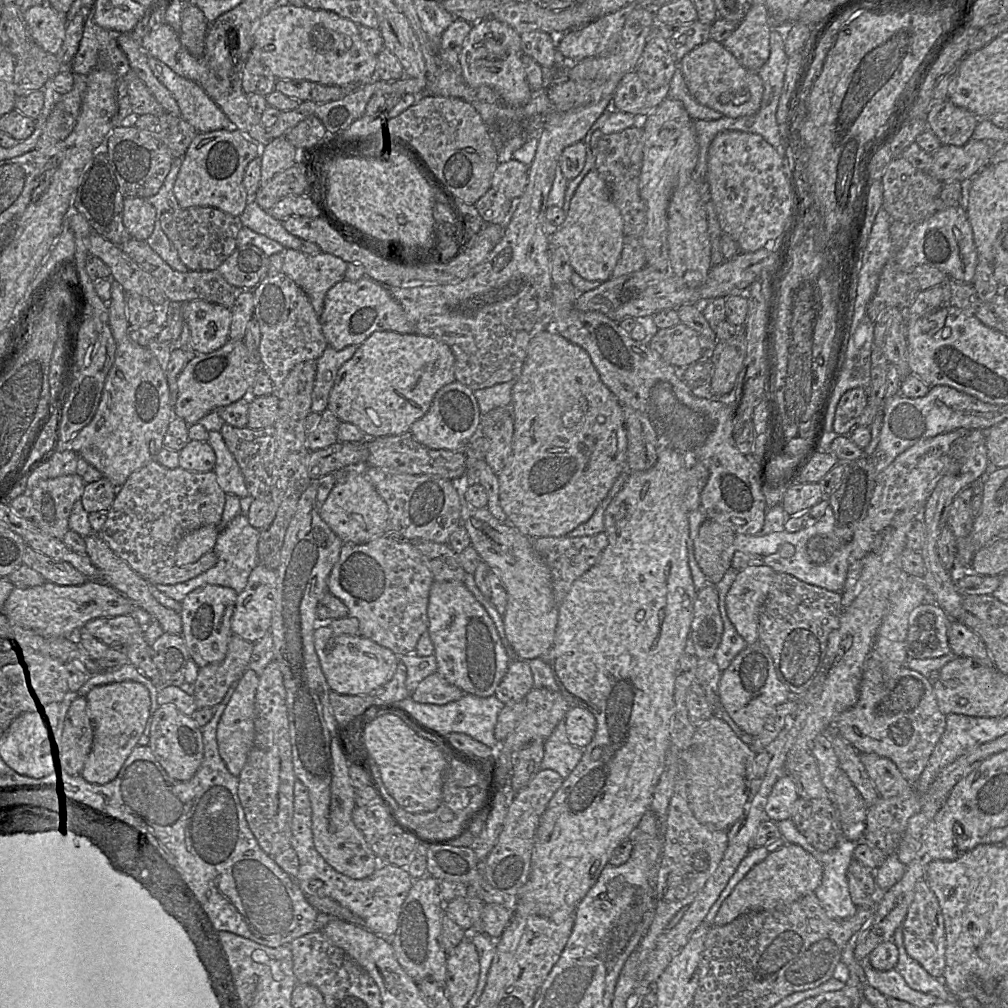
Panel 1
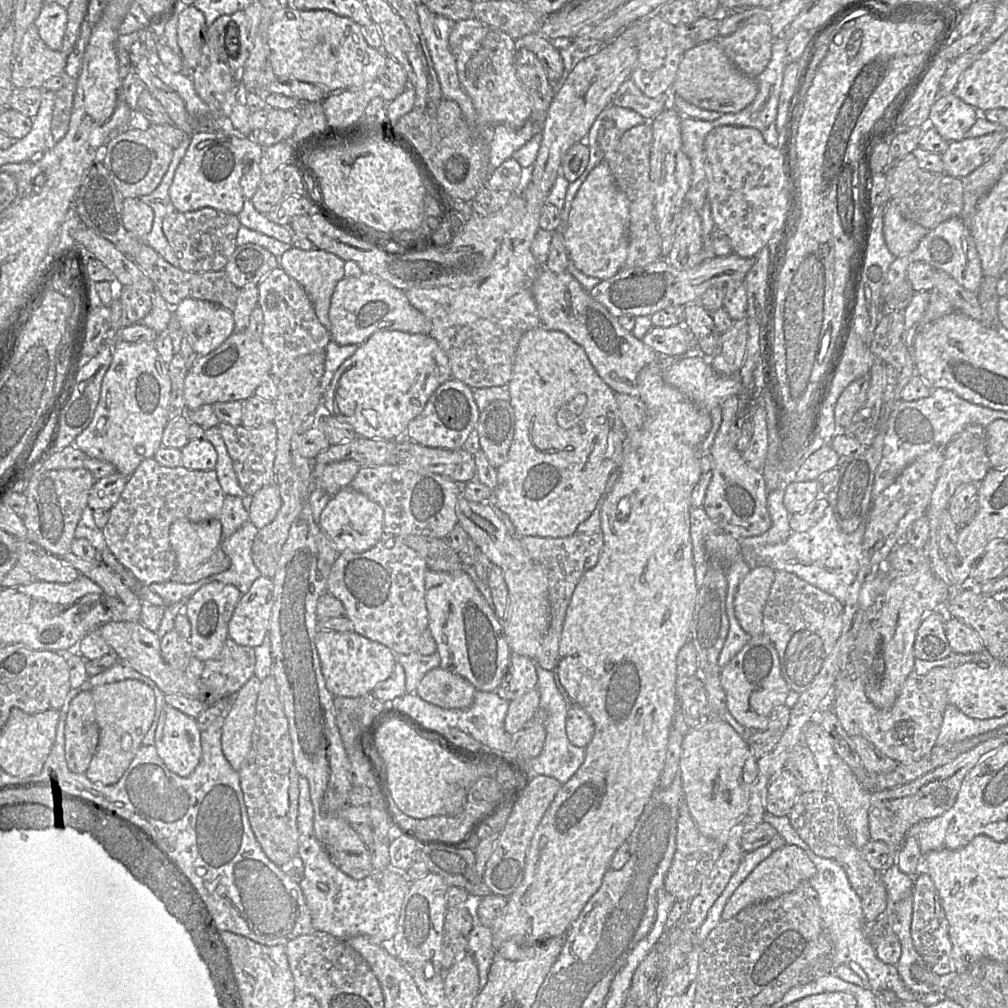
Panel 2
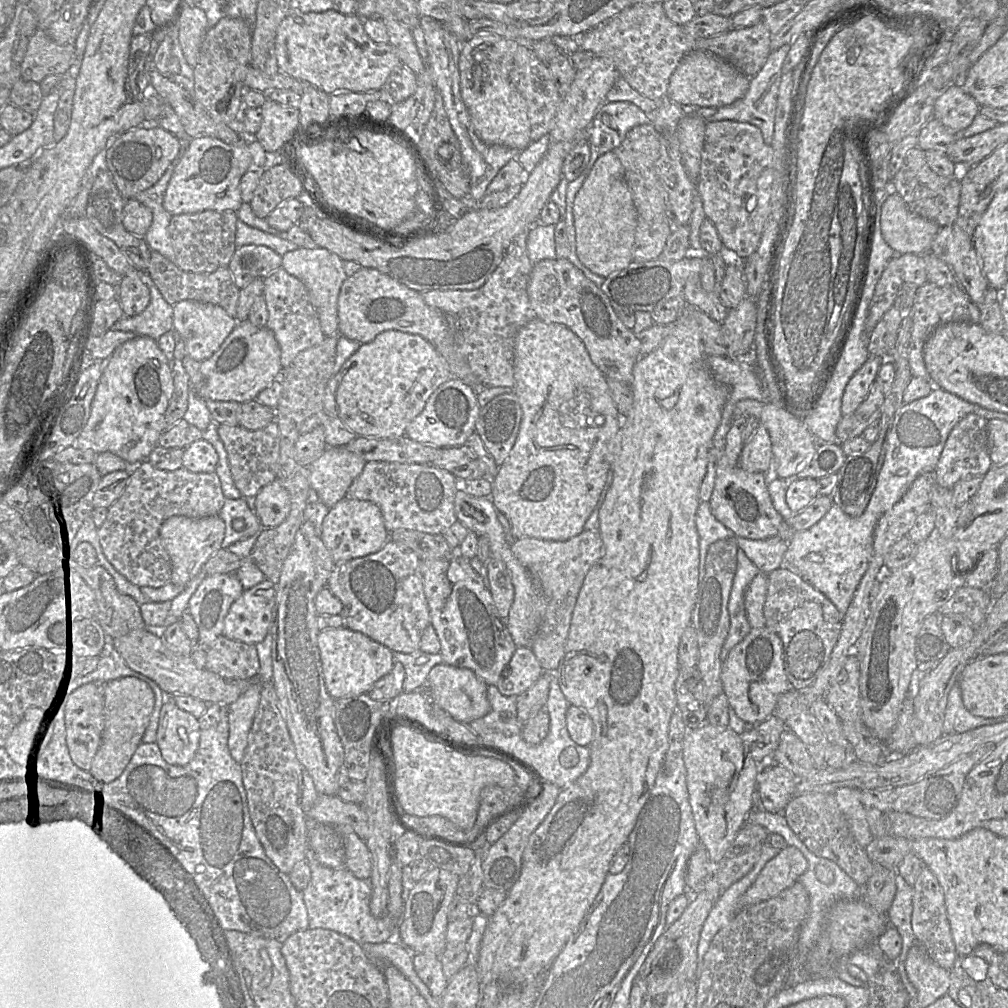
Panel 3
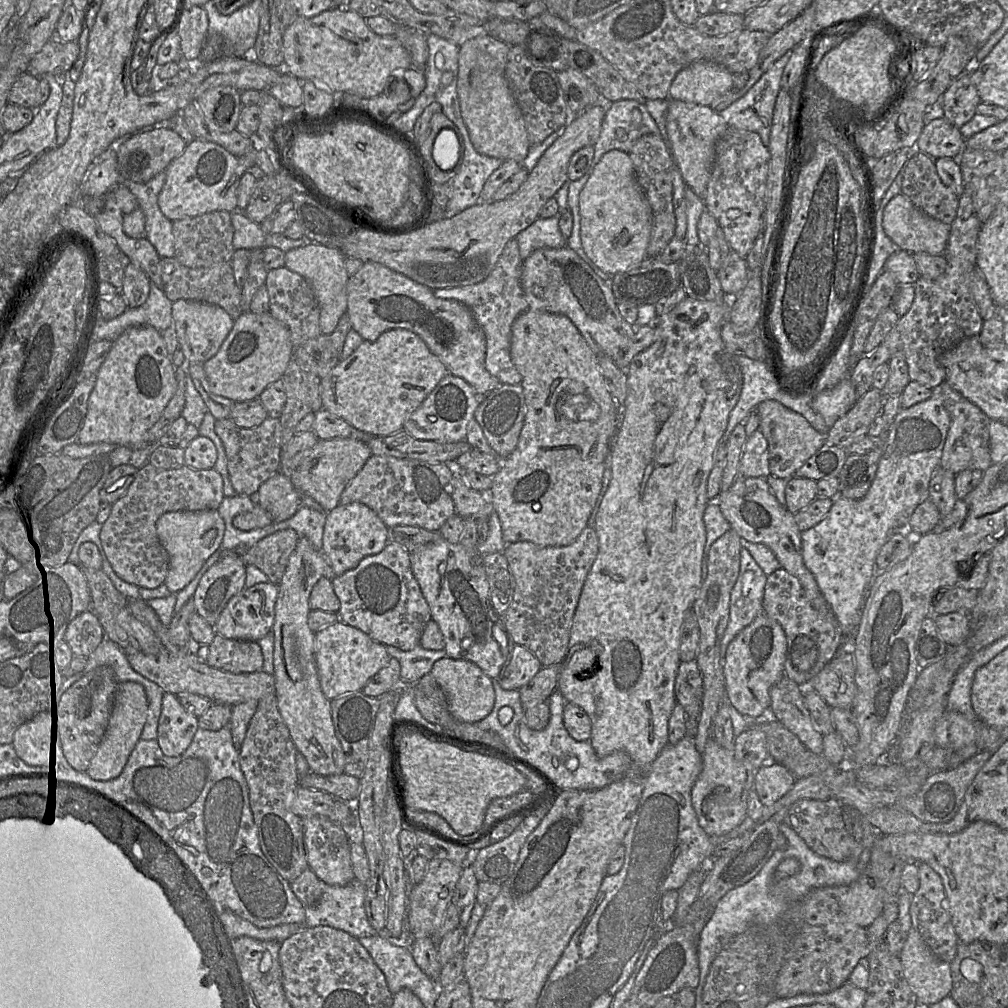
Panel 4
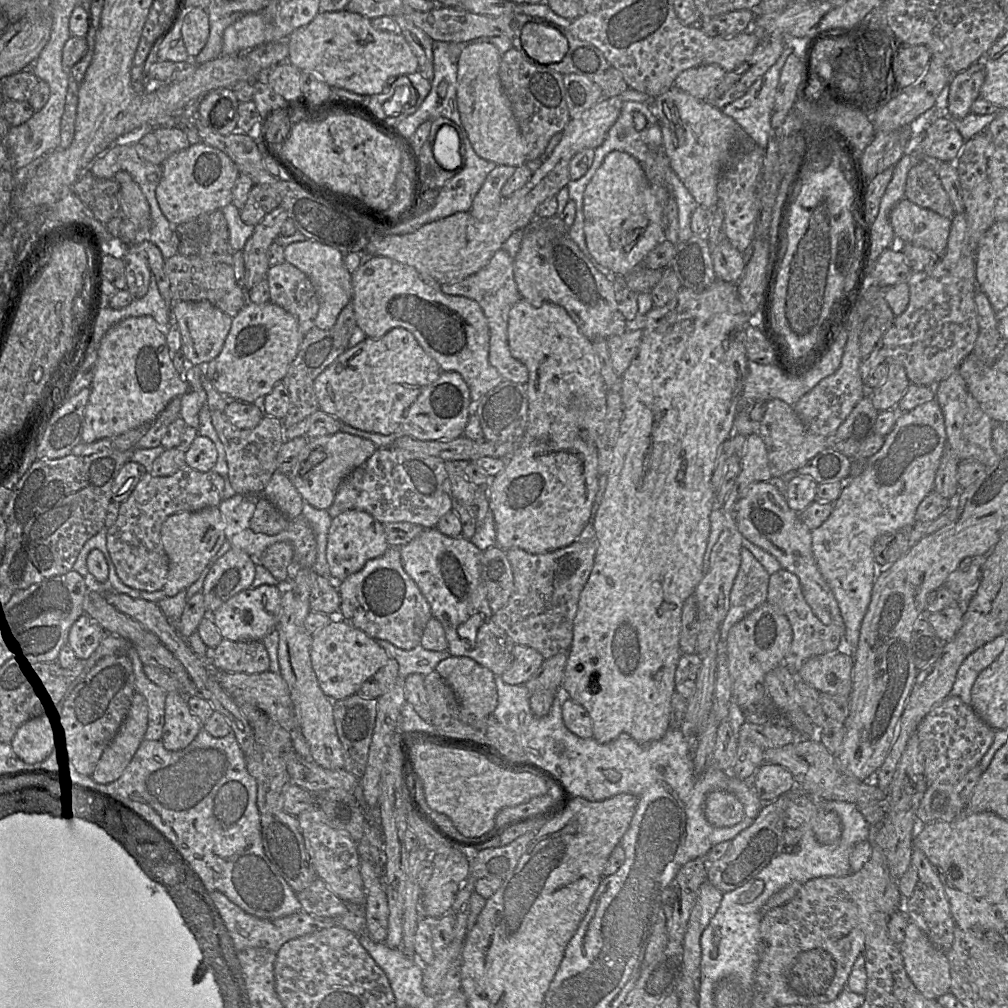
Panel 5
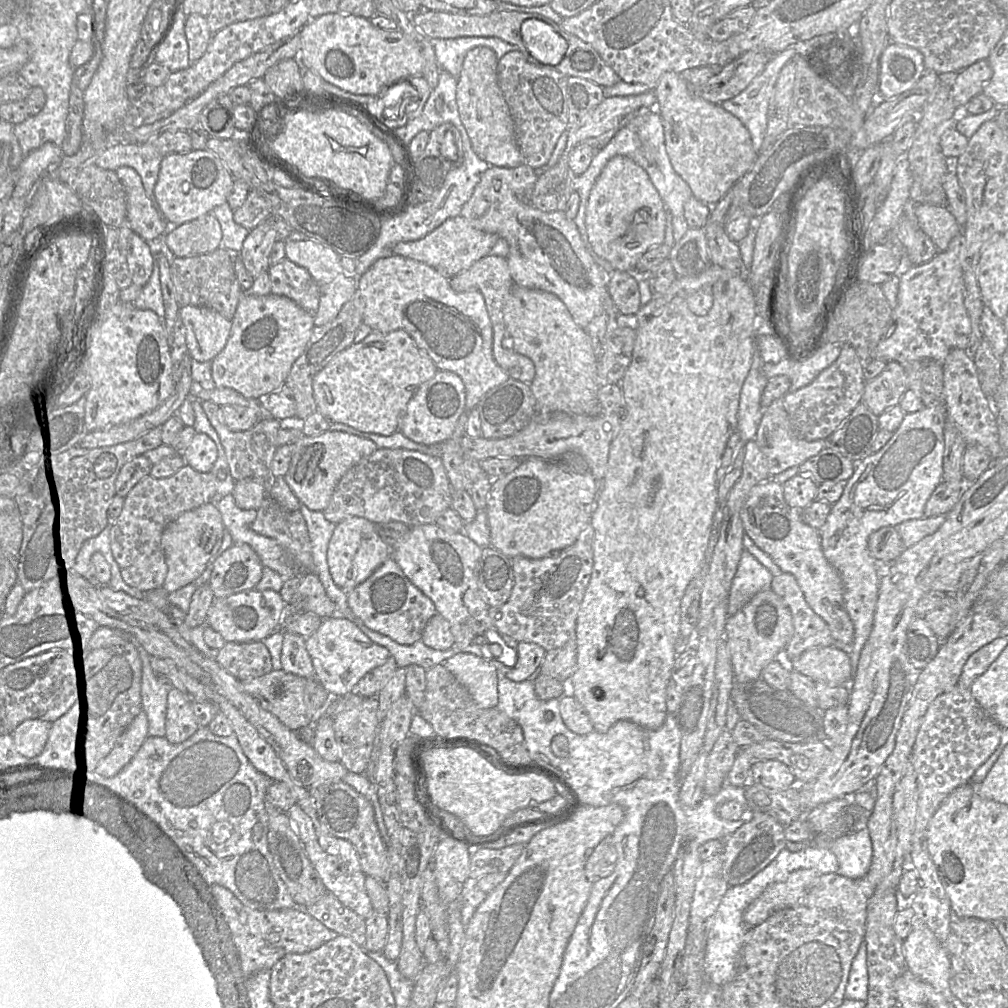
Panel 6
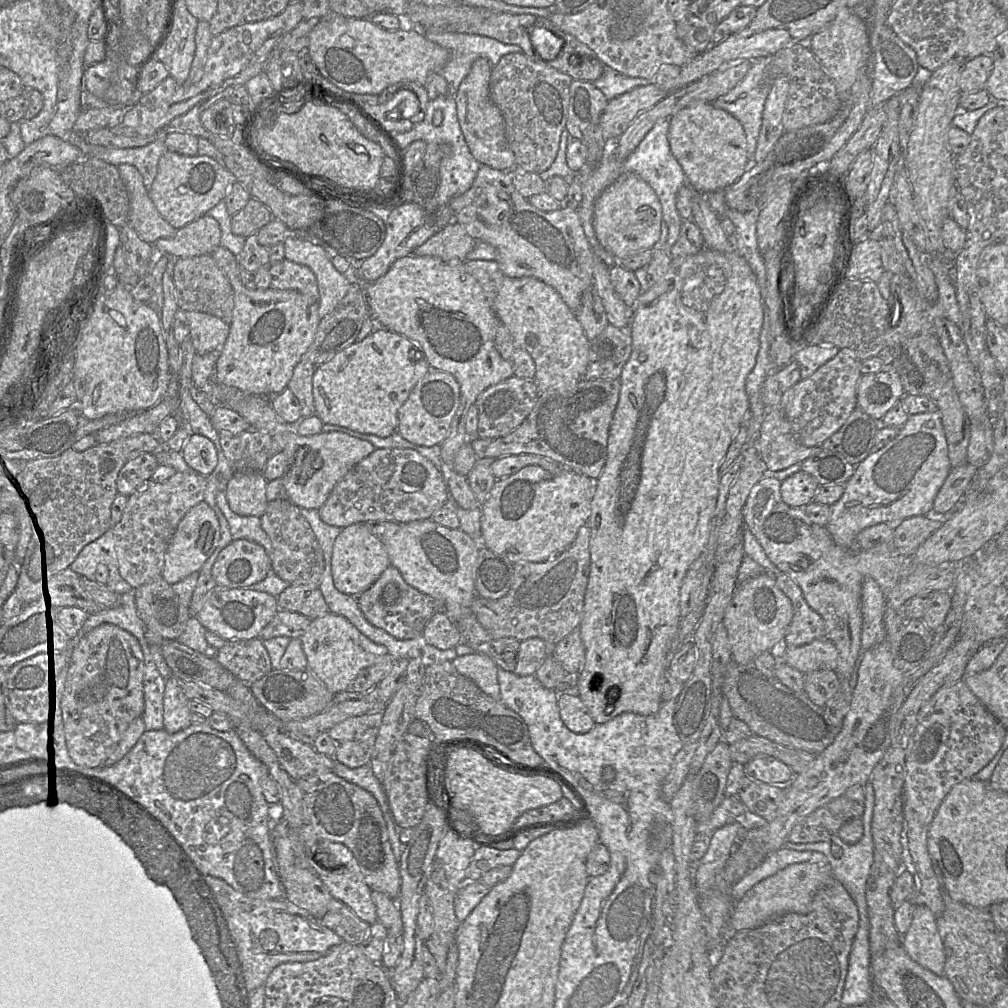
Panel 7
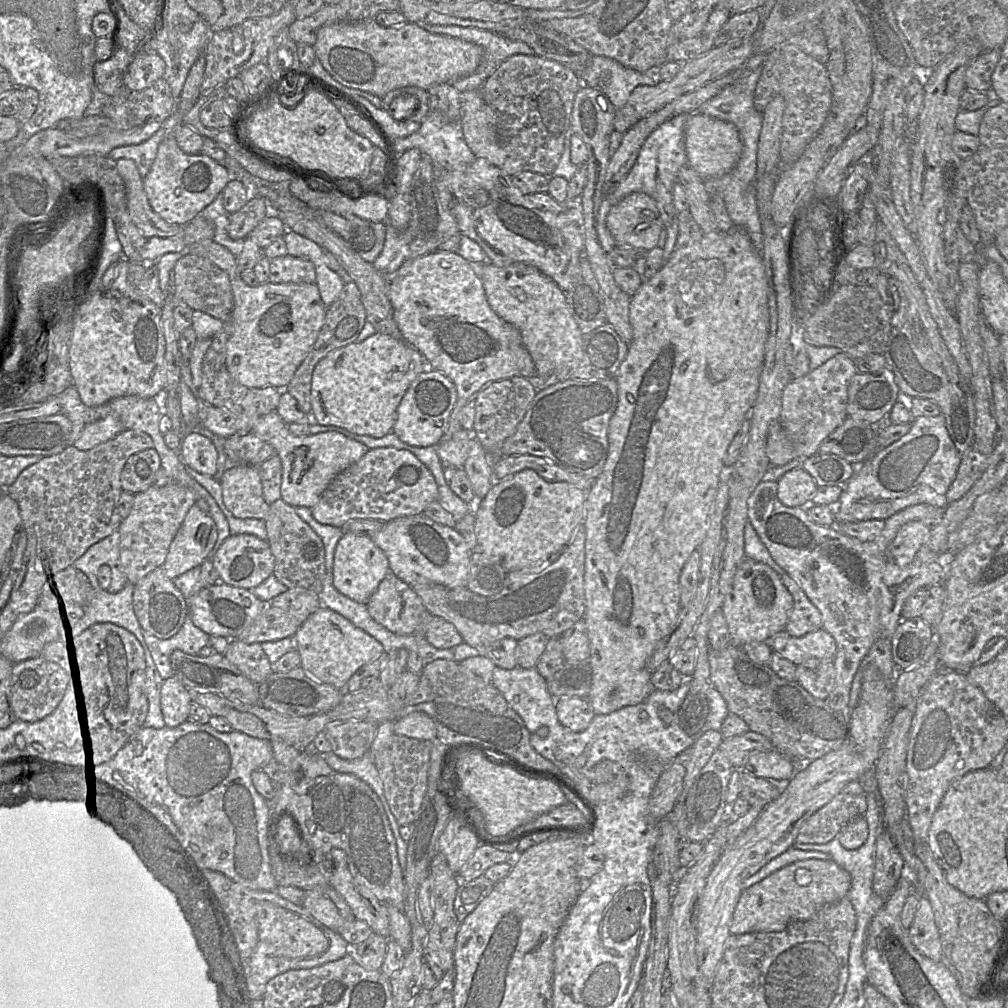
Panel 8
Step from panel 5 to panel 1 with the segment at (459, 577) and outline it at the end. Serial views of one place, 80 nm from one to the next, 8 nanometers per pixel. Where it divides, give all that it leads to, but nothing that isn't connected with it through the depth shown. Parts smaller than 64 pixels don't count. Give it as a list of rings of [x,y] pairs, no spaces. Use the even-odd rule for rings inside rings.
[[[434,580],[429,592],[427,615],[437,672],[465,694],[482,698],[495,695],[507,672],[510,657],[493,620],[464,582]]]

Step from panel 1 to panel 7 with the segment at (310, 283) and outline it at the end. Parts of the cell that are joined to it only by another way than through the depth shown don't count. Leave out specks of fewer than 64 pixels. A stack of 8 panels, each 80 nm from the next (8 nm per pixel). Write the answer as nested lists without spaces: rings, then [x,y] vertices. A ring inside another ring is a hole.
[[[297,237],[284,241],[285,258],[309,267],[315,274],[320,294],[318,313],[320,319],[335,309],[347,294],[351,283],[359,282],[357,275],[349,279],[334,267],[326,248]]]

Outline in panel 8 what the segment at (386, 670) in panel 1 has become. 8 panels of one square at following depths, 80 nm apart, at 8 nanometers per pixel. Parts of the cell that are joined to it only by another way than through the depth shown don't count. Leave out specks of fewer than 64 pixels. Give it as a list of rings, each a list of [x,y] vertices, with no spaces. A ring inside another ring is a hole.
[[[326,607],[312,613],[294,635],[295,649],[301,658],[301,668],[322,684],[345,689],[353,674],[362,666],[386,654],[383,645],[349,620]]]

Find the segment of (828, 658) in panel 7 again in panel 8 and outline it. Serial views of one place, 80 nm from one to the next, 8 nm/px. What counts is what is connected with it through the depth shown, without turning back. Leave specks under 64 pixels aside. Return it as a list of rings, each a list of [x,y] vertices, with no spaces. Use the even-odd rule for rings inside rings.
[[[824,629],[802,637],[792,637],[784,630],[765,643],[773,652],[796,666],[811,658],[833,662],[837,651],[834,638]]]

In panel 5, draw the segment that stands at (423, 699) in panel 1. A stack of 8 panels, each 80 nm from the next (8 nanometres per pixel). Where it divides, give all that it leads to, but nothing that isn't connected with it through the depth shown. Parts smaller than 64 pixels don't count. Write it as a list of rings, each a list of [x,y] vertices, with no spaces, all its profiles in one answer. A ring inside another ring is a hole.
[[[450,656],[438,663],[435,671],[454,691],[464,714],[476,718],[486,718],[494,712],[497,701],[495,675],[469,657]]]

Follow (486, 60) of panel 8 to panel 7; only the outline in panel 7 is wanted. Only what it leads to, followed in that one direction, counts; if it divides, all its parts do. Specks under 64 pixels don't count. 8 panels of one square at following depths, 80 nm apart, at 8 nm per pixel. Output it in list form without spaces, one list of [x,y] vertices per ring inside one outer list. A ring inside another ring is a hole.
[[[418,28],[428,40],[450,52],[448,62],[440,71],[449,85],[450,95],[456,95],[476,59],[485,57],[494,68],[502,56],[522,52],[518,45],[504,44],[486,36],[453,32],[435,33],[427,28]]]

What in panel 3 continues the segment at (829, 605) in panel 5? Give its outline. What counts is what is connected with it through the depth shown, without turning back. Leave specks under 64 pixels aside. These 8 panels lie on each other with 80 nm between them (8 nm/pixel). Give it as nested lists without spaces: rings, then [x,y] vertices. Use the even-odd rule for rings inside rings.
[[[725,453],[717,461],[714,489],[709,500],[714,517],[735,536],[752,540],[780,537],[790,542],[795,530],[777,512],[768,492],[765,473],[751,473],[739,465],[731,466]]]

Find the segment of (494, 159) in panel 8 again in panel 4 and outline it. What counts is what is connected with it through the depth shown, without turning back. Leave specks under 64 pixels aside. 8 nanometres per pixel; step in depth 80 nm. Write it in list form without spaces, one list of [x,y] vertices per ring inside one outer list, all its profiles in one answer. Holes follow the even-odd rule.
[[[488,34],[466,41],[459,51],[457,92],[462,118],[468,128],[471,142],[482,155],[504,161],[515,160],[522,165],[528,154],[530,142],[525,121],[505,78],[505,67],[510,46]]]

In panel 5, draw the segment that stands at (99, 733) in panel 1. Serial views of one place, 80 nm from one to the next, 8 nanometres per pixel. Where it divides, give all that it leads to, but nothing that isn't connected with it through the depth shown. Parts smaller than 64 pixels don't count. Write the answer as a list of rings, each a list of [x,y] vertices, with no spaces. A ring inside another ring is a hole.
[[[135,692],[126,718],[103,751],[91,778],[102,784],[118,779],[144,739],[146,729],[147,705],[144,697]]]

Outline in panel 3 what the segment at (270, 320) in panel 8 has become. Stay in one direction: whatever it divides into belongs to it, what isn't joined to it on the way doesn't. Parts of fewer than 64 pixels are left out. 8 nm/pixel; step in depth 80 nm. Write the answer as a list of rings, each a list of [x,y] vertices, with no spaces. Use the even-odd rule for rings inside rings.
[[[249,320],[238,321],[234,330],[224,340],[220,348],[209,358],[201,362],[200,366],[201,373],[203,375],[202,386],[196,391],[197,395],[203,399],[211,399],[215,401],[235,401],[240,404],[250,400],[257,399],[258,394],[265,388],[269,387],[275,378],[279,375],[282,370],[281,365],[281,350],[279,344],[273,334],[273,332],[265,327],[254,326]]]

